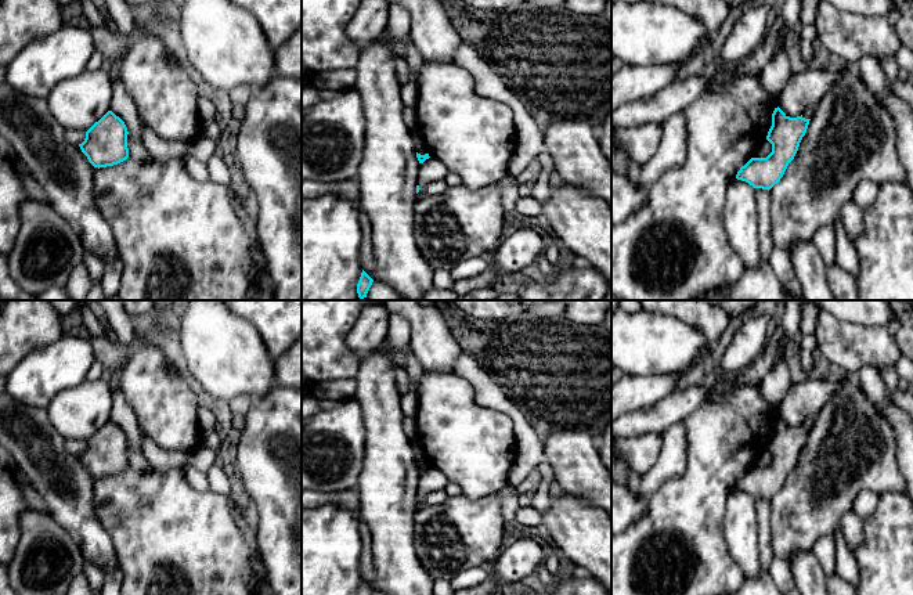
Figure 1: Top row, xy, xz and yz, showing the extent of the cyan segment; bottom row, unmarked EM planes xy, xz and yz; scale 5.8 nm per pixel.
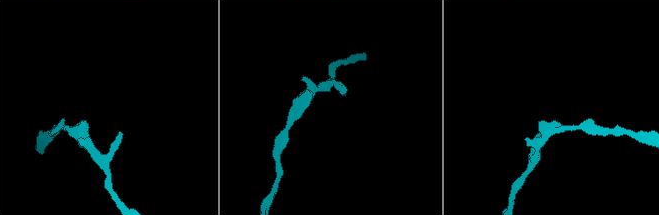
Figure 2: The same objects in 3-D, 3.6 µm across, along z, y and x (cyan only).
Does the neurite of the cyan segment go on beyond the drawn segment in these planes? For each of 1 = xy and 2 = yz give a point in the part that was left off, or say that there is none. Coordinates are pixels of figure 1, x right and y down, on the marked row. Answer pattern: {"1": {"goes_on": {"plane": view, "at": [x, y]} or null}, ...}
{"1": {"goes_on": null}, "2": {"goes_on": null}}

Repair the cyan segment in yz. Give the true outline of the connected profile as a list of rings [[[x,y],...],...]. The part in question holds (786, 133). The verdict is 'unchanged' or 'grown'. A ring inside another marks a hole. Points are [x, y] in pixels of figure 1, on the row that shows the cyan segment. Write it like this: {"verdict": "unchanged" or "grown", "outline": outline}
{"verdict": "unchanged", "outline": [[[779,107],[772,113],[772,126],[766,140],[772,152],[766,158],[751,158],[736,174],[754,188],[771,190],[783,177],[788,163],[794,159],[800,143],[806,133],[811,119],[802,115],[787,116]]]}

